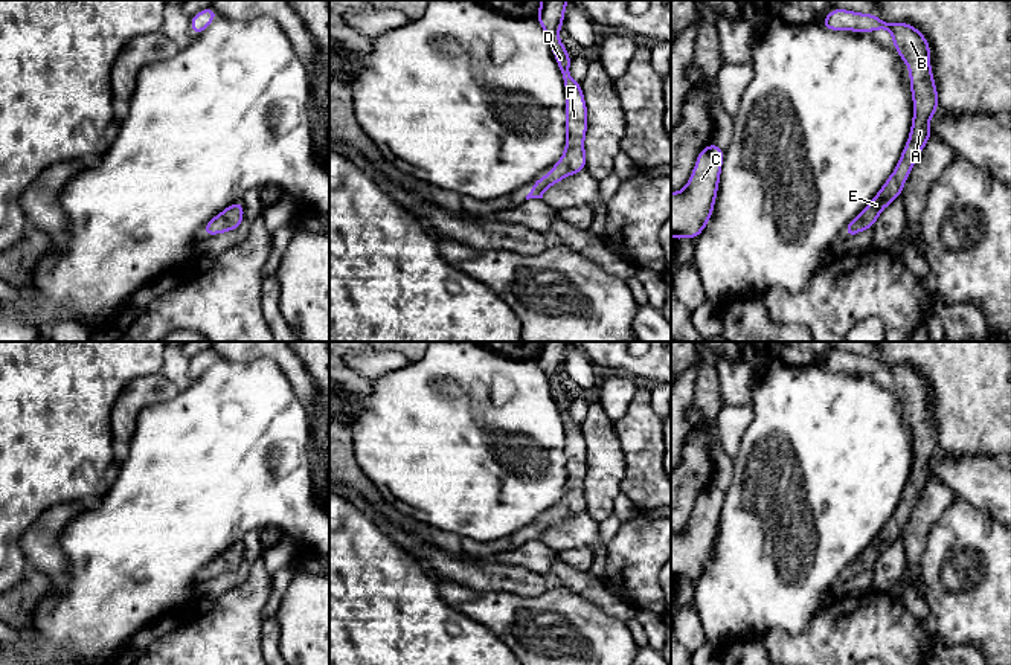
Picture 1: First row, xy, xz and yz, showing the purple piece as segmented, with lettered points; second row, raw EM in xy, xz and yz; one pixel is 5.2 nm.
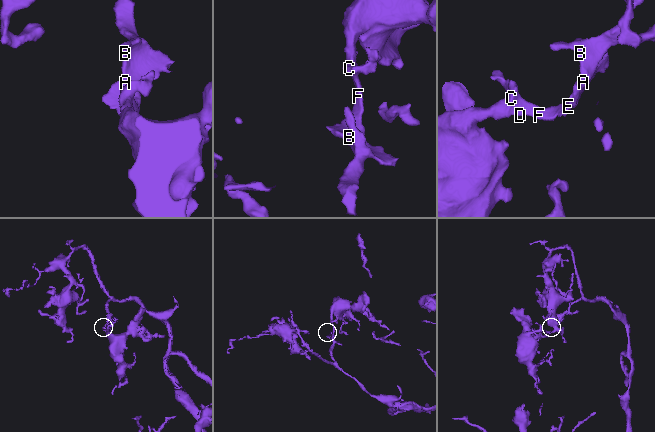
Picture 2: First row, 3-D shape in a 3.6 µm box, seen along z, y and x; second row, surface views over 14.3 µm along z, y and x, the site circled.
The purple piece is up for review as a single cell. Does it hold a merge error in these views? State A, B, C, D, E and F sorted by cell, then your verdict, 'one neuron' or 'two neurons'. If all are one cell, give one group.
A B C D E F | one neuron

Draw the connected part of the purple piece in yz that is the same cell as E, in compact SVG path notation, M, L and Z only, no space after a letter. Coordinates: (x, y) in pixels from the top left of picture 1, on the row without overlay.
M834 349L820 366L830 372L874 374L884 371L894 378L894 390L900 395L910 413L910 432L913 438L913 461L910 477L900 503L872 543L845 569L845 578L851 580L862 572L872 570L881 552L901 538L901 529L912 514L924 487L932 479L929 464L938 451L938 432L930 410L930 390L927 380L909 365L887 365L874 355L859 355Z

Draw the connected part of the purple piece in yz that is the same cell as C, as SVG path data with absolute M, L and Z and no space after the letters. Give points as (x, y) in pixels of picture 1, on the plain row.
M714 483L697 497L695 509L682 534L671 534L671 580L695 581L706 569L720 526L724 493Z

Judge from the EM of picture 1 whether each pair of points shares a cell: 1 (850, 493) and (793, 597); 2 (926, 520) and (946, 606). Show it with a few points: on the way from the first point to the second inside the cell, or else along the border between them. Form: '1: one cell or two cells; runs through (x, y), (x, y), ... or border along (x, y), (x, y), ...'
1: one cell; runs through (824, 519), (816, 566), (812, 571)
2: two cells; border along (952, 504), (930, 530), (920, 566)

